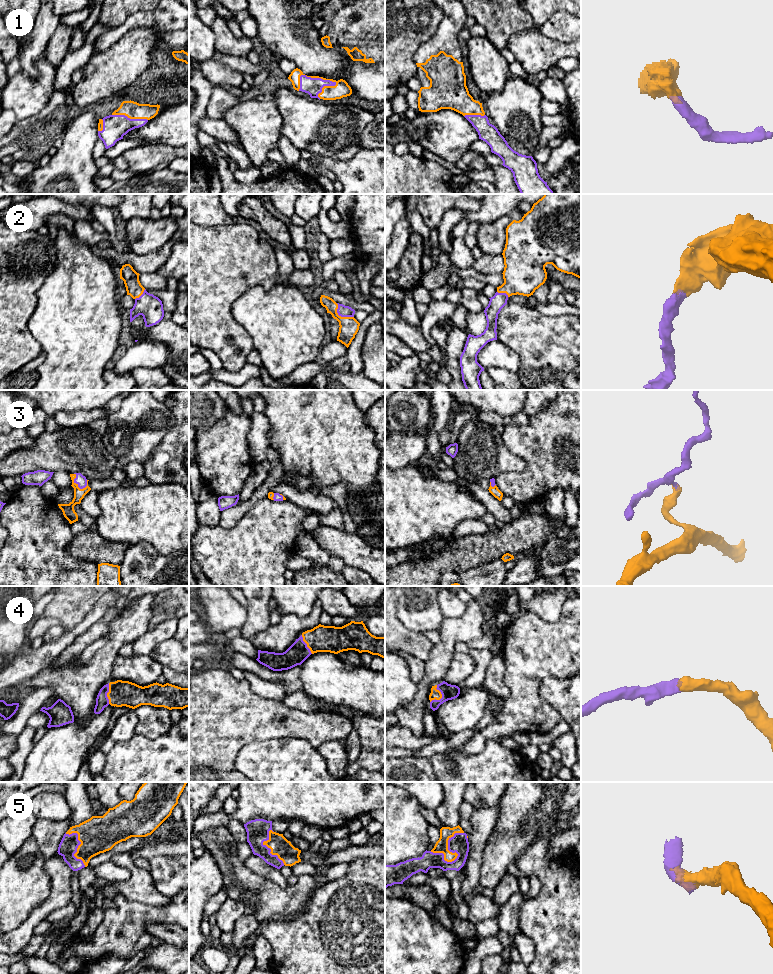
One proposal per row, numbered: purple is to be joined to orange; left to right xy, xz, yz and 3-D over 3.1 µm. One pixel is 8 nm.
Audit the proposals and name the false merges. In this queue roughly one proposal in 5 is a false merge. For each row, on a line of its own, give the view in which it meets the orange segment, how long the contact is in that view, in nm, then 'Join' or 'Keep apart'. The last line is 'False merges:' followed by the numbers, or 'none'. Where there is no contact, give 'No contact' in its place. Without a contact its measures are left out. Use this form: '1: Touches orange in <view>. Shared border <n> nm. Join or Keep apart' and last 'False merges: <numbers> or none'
1: Touches orange in xz. Shared border 320 nm. Join
2: Touches orange in xz. Shared border 180 nm. Join
3: Touches orange in xy. Shared border 150 nm. Join
4: Touches orange in yz. Shared border 160 nm. Join
5: Touches orange in yz. Shared border 320 nm. Join
False merges: none

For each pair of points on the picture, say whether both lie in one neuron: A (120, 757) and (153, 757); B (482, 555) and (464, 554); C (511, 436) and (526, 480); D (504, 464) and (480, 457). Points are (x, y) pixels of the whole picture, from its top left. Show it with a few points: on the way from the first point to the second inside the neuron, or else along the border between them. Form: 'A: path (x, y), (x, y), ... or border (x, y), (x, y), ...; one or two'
A: path (128, 757), (145, 757); one
B: path (478, 554), (468, 554); one
C: path (522, 447), (531, 456), (531, 469); one
D: path (498, 459), (486, 457); one

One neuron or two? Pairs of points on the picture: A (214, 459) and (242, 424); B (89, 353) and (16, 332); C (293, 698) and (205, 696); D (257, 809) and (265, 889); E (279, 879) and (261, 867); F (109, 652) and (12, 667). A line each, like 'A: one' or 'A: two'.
A: one
B: two
C: two
D: two
E: one
F: two

